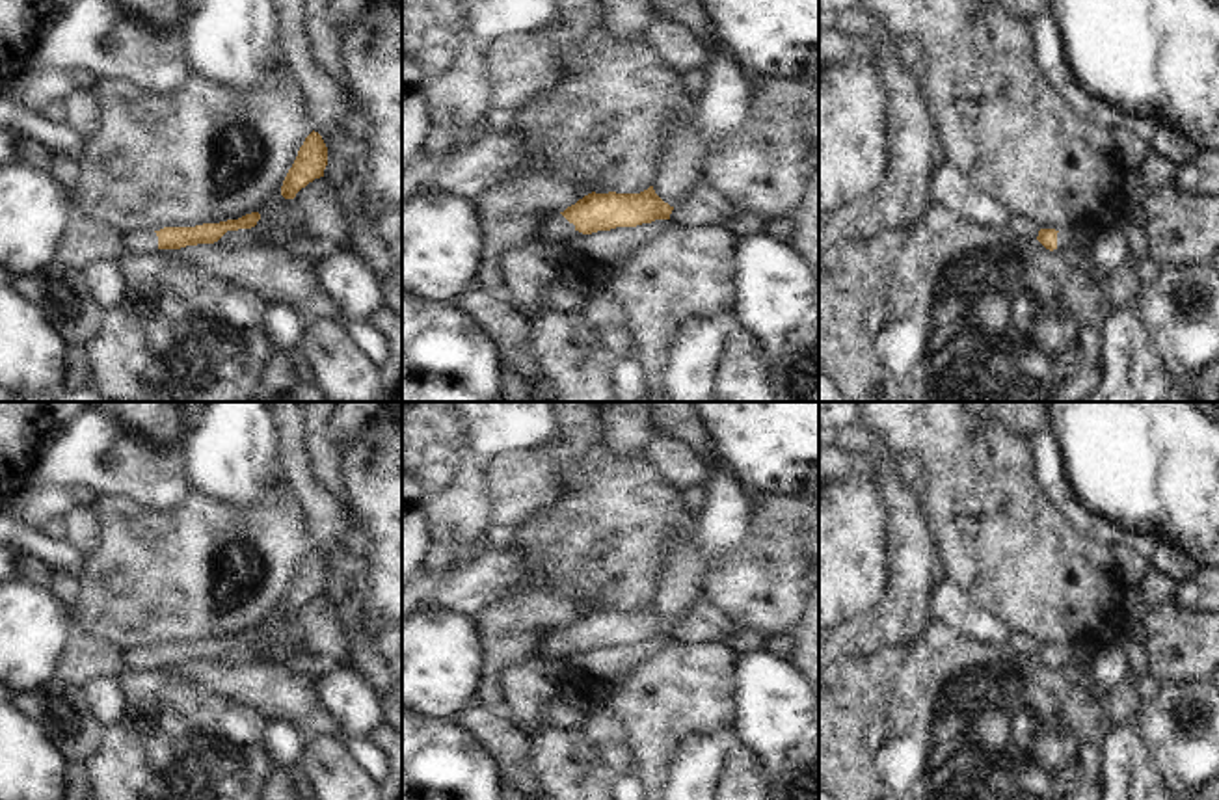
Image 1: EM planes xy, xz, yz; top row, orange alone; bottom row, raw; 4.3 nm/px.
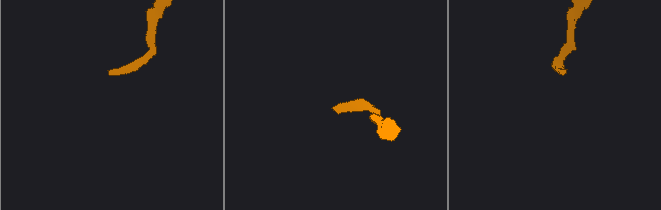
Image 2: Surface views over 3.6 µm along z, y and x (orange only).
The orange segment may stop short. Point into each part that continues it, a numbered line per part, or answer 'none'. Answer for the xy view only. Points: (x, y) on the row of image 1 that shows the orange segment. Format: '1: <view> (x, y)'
1: xy (140, 242)

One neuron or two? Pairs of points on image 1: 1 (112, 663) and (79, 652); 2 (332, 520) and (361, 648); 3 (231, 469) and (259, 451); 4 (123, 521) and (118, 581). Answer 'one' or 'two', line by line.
1: one
2: one
3: one
4: one

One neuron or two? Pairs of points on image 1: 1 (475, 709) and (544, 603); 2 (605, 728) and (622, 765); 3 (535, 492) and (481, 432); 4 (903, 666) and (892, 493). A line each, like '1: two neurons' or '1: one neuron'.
1: two neurons
2: one neuron
3: two neurons
4: two neurons

